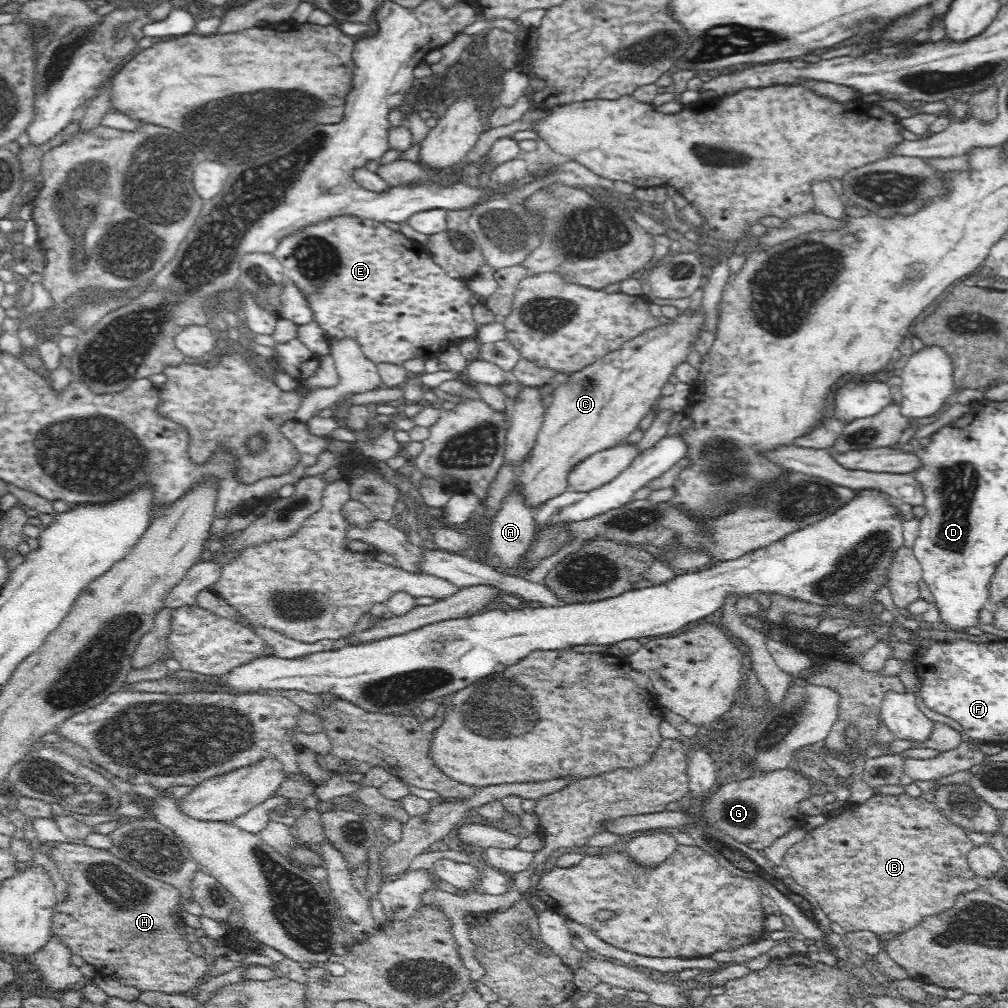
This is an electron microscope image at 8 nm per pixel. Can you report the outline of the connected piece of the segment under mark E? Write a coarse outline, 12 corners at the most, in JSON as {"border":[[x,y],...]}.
{"border":[[338,216],[272,256],[327,342],[376,365],[478,324],[421,243]]}

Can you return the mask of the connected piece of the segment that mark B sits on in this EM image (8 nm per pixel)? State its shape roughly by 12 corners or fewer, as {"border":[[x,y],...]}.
{"border":[[872,795],[783,866],[844,932],[906,933],[982,883],[922,797]]}

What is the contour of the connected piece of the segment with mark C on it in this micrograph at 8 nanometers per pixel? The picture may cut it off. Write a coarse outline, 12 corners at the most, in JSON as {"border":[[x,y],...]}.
{"border":[[678,309],[553,385],[534,449],[502,466],[534,508],[623,444],[706,330]]}

